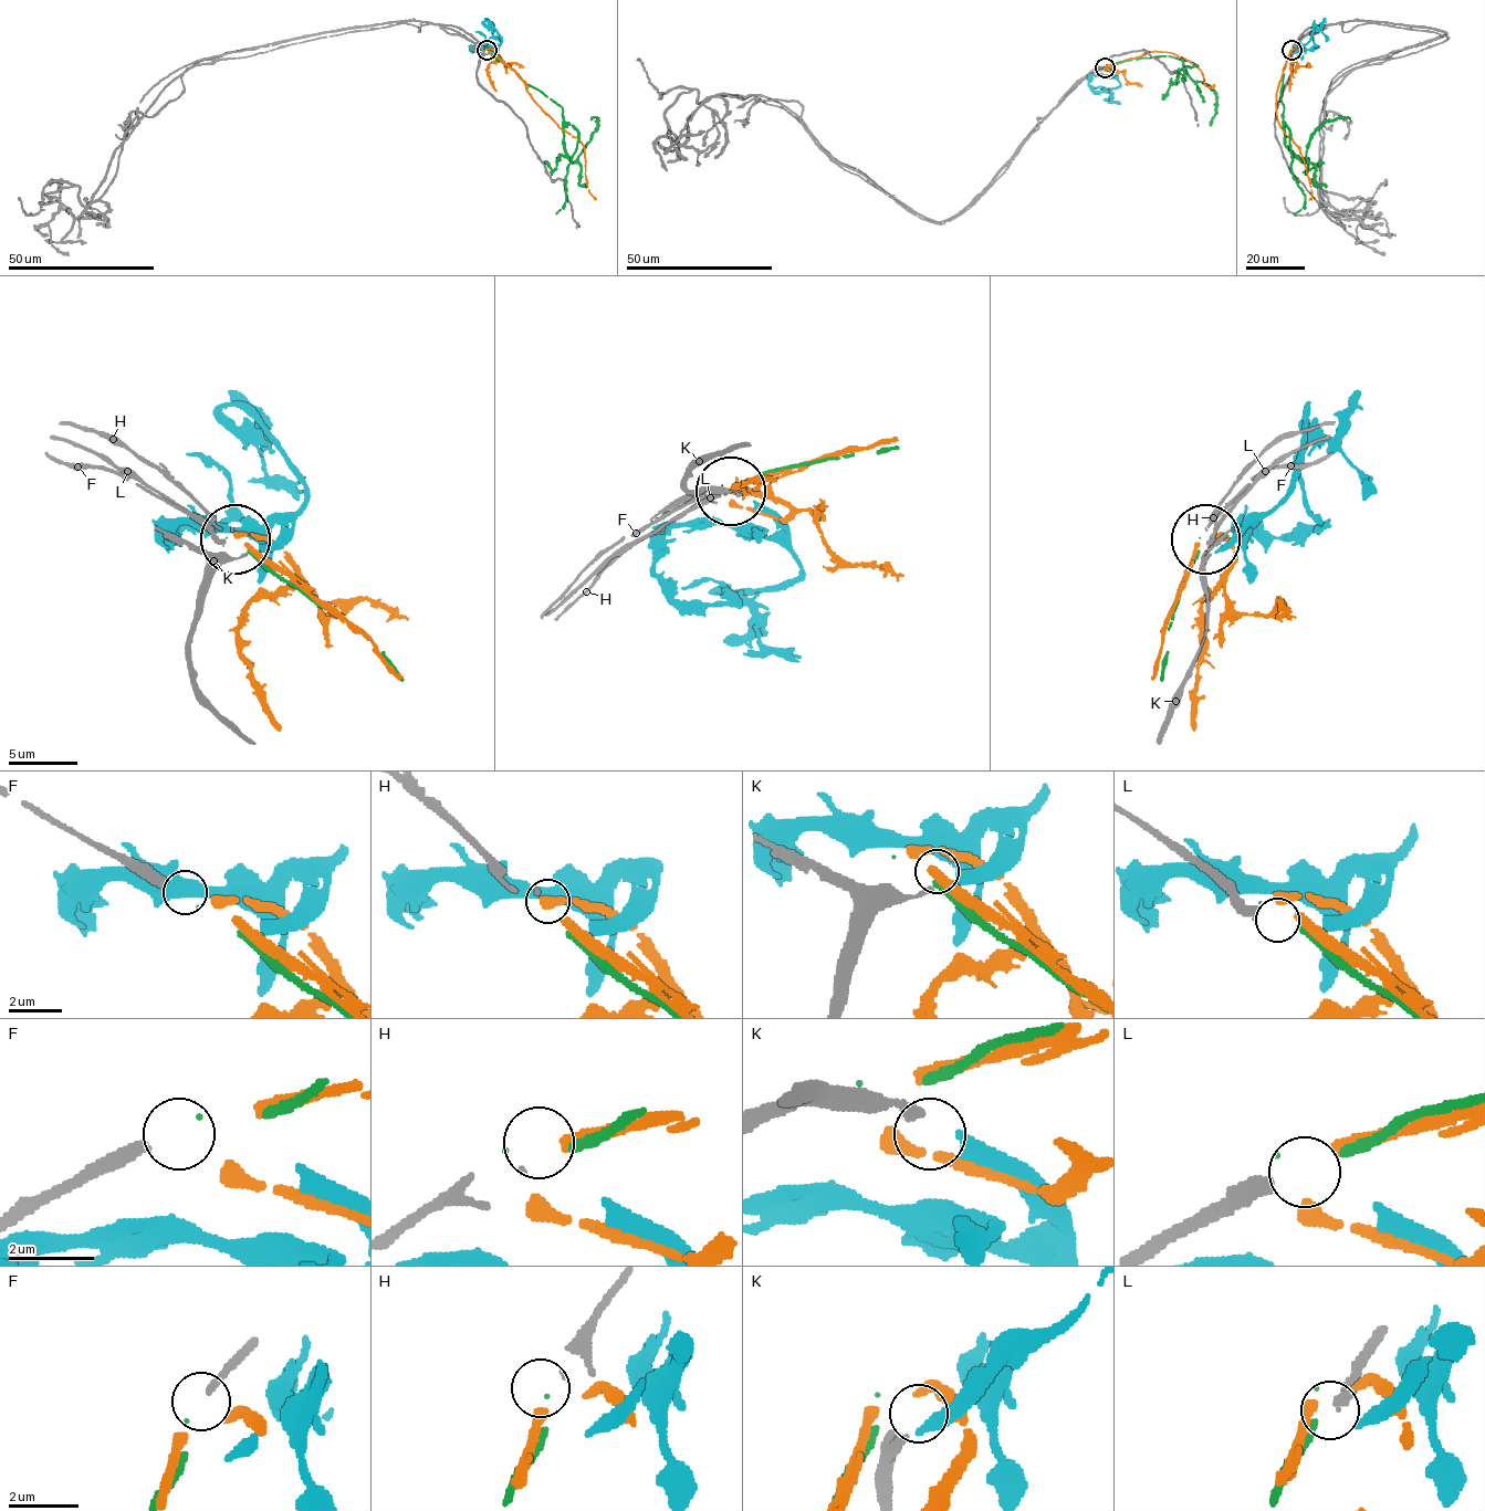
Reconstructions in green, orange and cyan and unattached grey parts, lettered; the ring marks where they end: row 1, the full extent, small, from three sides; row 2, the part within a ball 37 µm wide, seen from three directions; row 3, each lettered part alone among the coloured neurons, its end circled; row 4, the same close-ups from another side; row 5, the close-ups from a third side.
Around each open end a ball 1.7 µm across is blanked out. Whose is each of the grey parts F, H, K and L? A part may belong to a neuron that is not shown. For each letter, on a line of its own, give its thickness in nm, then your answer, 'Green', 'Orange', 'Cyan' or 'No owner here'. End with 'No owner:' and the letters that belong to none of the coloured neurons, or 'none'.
F: Thickness 240 nm. Green
H: Thickness 60 nm. Orange
K: Thickness 200 nm. Cyan
L: Thickness 360 nm. No owner here
No owner: L

